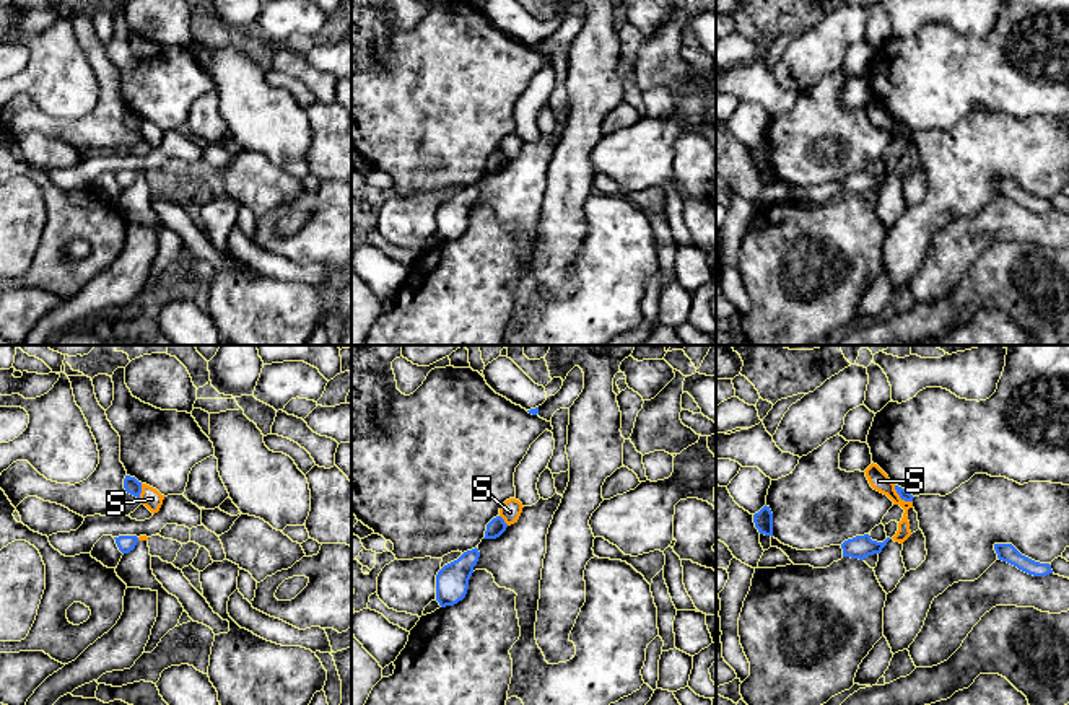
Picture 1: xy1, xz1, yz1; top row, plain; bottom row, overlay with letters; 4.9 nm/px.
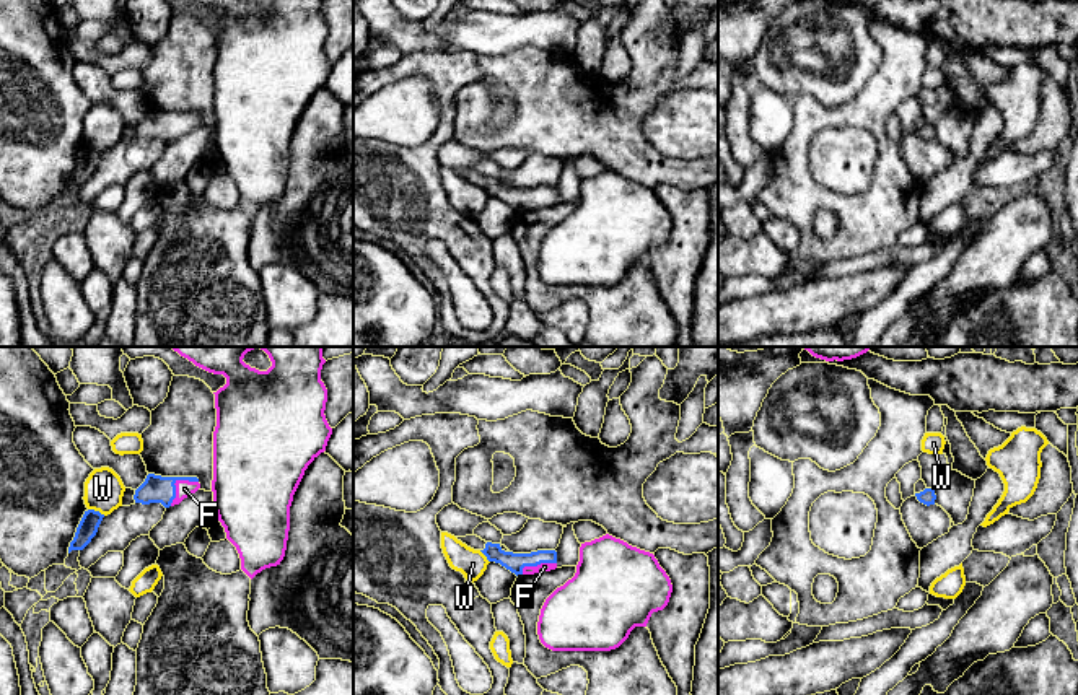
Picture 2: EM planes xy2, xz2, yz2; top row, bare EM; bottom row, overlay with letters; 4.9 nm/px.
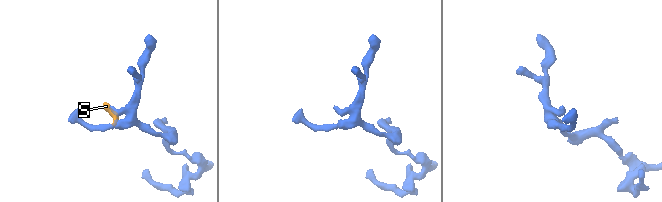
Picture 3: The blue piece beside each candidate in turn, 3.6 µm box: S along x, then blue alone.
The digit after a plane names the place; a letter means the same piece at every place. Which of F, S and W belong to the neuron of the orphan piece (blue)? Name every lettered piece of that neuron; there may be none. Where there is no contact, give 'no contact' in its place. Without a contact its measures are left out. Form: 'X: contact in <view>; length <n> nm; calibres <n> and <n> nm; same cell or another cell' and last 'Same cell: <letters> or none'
F: contact in xy2; length 190 nm; calibres 140 and 90 nm; same cell
S: contact in yz1; length 130 nm; calibres 50 and 100 nm; another cell
W: contact in xy2; length 90 nm; calibres 100 and 190 nm; another cell
Same cell: F

